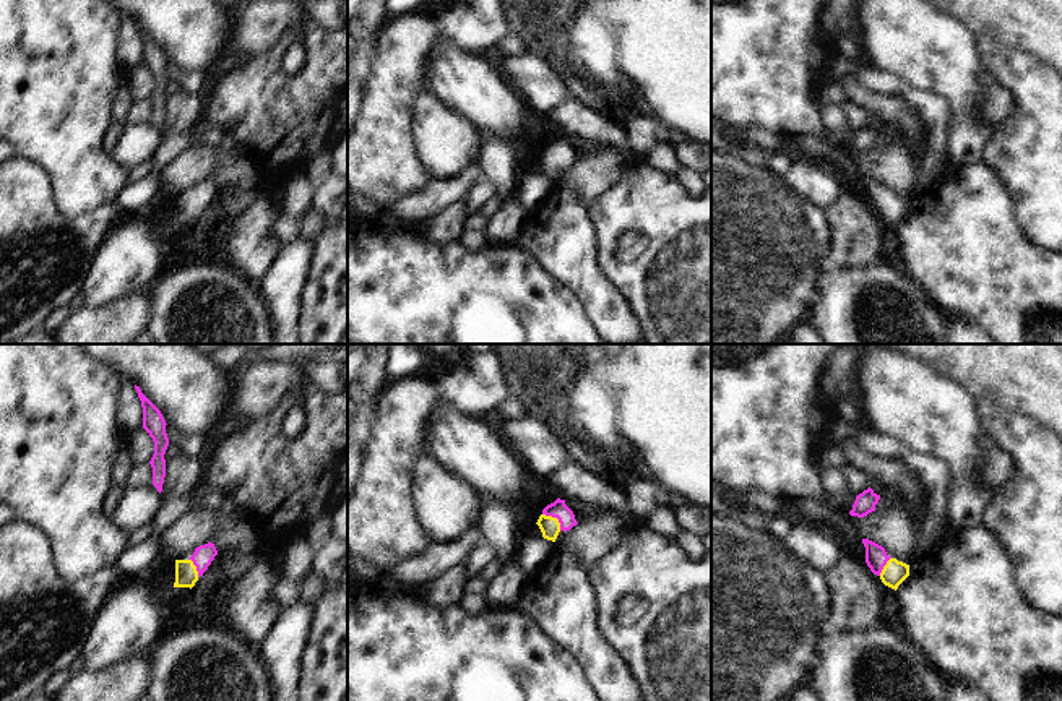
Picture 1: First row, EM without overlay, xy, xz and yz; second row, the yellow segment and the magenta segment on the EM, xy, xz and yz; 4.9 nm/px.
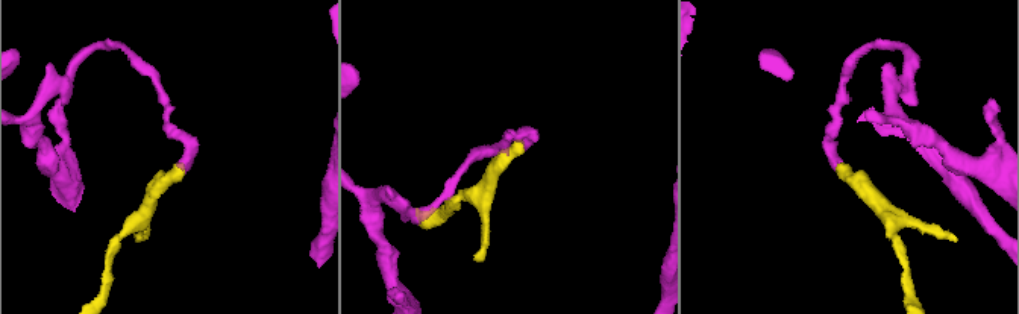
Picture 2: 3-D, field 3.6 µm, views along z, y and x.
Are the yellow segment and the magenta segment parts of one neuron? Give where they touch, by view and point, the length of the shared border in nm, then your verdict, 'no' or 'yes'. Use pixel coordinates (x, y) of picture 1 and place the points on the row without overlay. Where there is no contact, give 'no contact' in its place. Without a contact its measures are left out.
contact xz (556, 154); length 130 nm; yes

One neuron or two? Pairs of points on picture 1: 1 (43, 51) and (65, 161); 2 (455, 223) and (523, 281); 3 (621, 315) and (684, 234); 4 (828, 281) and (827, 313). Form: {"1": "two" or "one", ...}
{"1": "one", "2": "two", "3": "two", "4": "one"}

